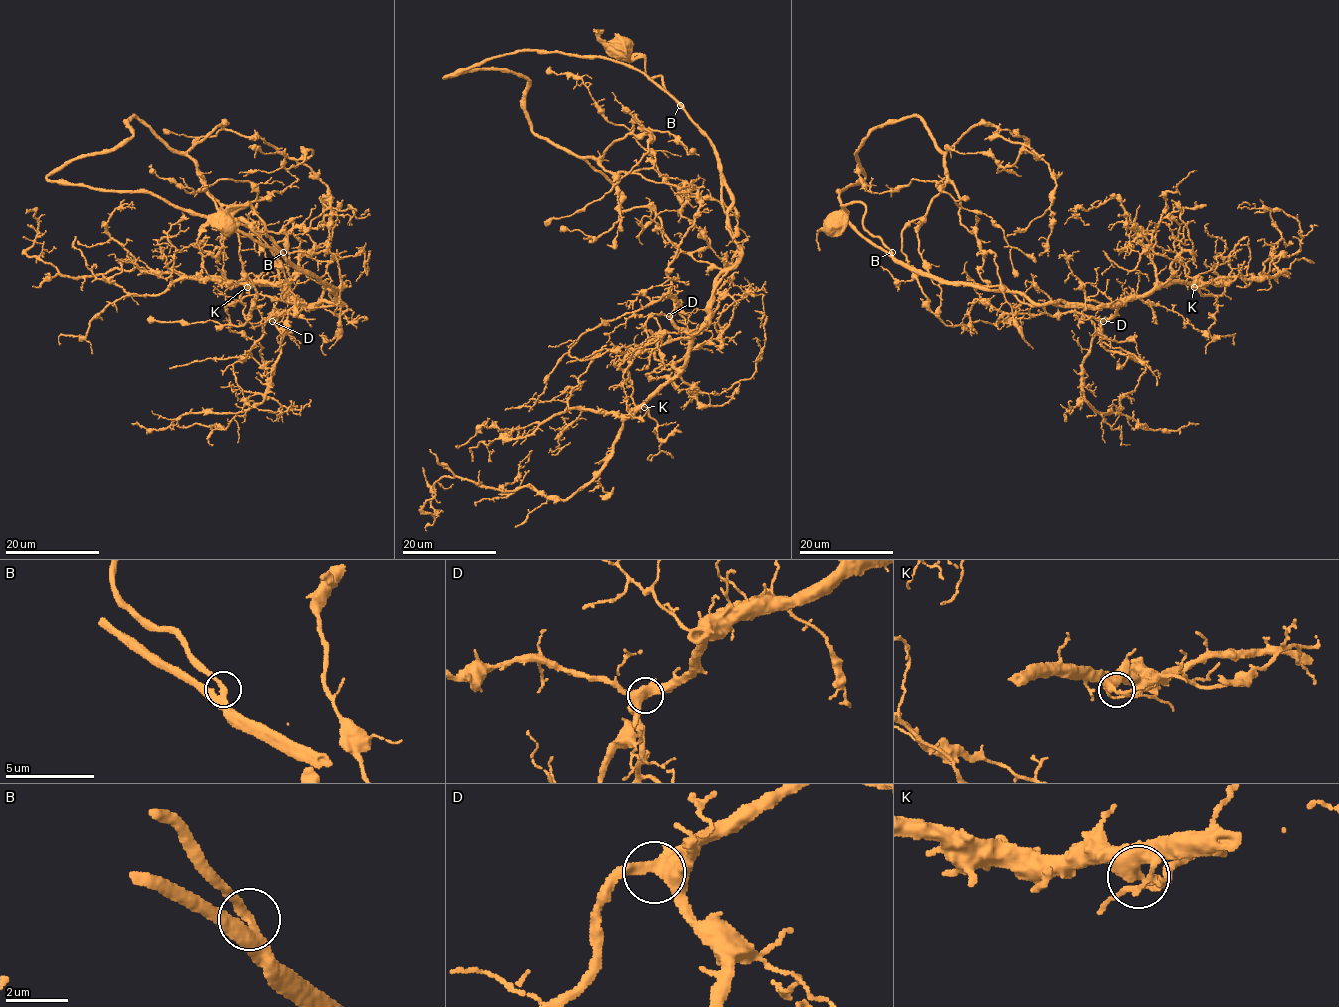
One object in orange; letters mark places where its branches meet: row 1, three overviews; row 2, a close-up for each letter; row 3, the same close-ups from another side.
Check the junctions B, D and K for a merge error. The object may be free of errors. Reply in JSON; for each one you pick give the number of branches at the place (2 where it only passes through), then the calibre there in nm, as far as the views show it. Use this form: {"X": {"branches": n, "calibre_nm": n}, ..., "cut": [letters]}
{"cut": []}

